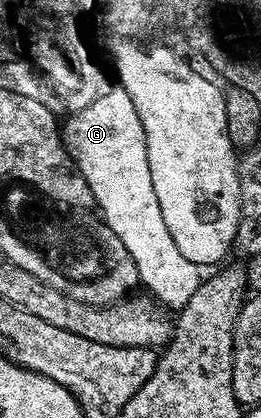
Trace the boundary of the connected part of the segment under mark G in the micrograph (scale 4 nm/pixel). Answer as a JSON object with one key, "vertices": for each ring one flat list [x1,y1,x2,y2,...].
{"vertices":[[113,86,97,102,85,106,85,110,70,113,62,125,62,134,66,146,73,153,78,172,85,178,92,190,97,210,103,214,106,231,117,234,117,238,129,250,135,263,135,271,148,293,168,310,178,310,193,298,197,286,201,282,200,265,189,262,177,250,177,242,173,242,173,234,169,234,169,226,165,226,165,218,161,218,161,205,157,203,157,194,153,190,153,174,149,174,149,154,145,142,145,126,141,126,141,118,137,114,135,99,125,87]]}

